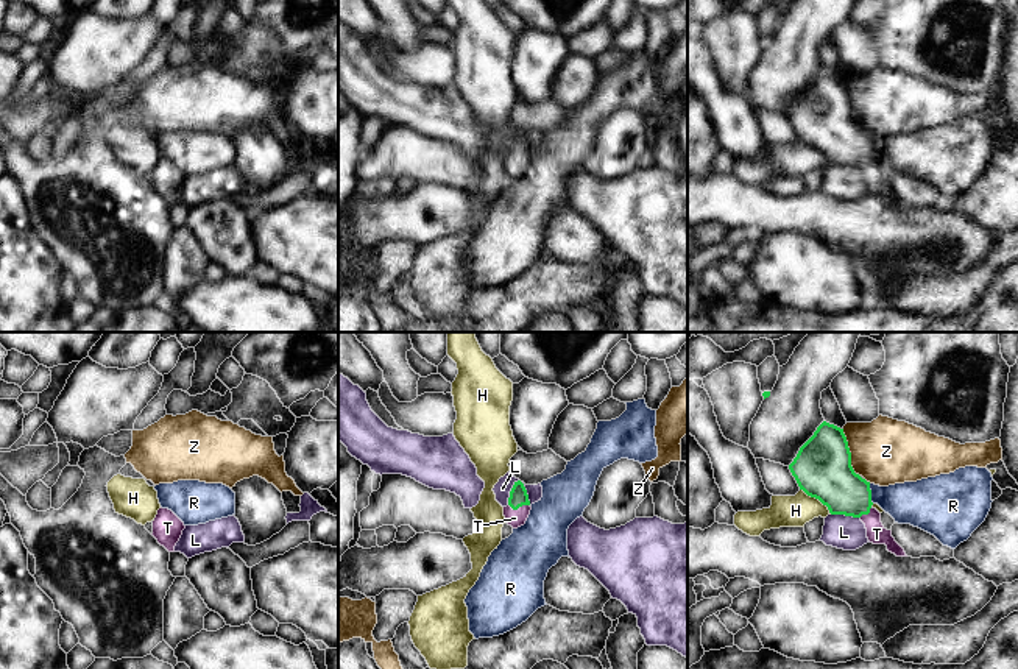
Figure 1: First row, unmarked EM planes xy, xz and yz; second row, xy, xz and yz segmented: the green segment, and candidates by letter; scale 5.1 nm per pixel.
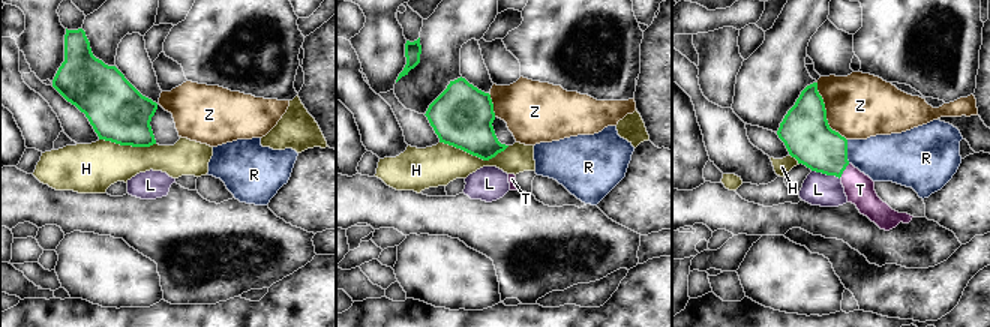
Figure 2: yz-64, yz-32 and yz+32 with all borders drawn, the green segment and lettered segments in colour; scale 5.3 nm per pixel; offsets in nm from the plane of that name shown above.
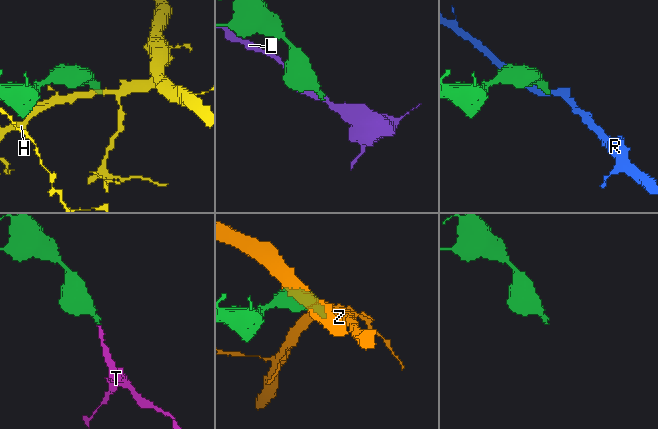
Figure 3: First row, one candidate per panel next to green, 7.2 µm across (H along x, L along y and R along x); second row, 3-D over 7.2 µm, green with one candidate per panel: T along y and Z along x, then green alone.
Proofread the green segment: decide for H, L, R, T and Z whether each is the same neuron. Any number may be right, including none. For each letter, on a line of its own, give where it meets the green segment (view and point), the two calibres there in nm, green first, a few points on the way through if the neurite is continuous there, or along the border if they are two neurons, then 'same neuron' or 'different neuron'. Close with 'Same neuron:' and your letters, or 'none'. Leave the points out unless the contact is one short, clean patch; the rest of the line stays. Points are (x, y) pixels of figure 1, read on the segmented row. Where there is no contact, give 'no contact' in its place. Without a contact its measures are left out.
H: yz (817, 498) | 300/160 nm | along yz (800, 488), (817, 498), (831, 513) | different neuron
L: yz (845, 515) | 280/180 nm | along yz (831, 513), (859, 518) | different neuron
R: yz (870, 493) | 280/220 nm | along yz (869, 484), (873, 502) | different neuron
T: xz (519, 506) | 100/90 nm | across xz (518, 496), (519, 506), (515, 518) | same neuron
Z: yz (850, 453) | 300/340 nm | along yz (842, 429), (850, 453), (850, 465), (859, 476) | different neuron
Same neuron: T

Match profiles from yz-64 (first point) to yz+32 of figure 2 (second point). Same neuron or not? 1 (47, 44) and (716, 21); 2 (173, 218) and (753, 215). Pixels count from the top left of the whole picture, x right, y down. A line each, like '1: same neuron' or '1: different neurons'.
1: different neurons
2: same neuron

